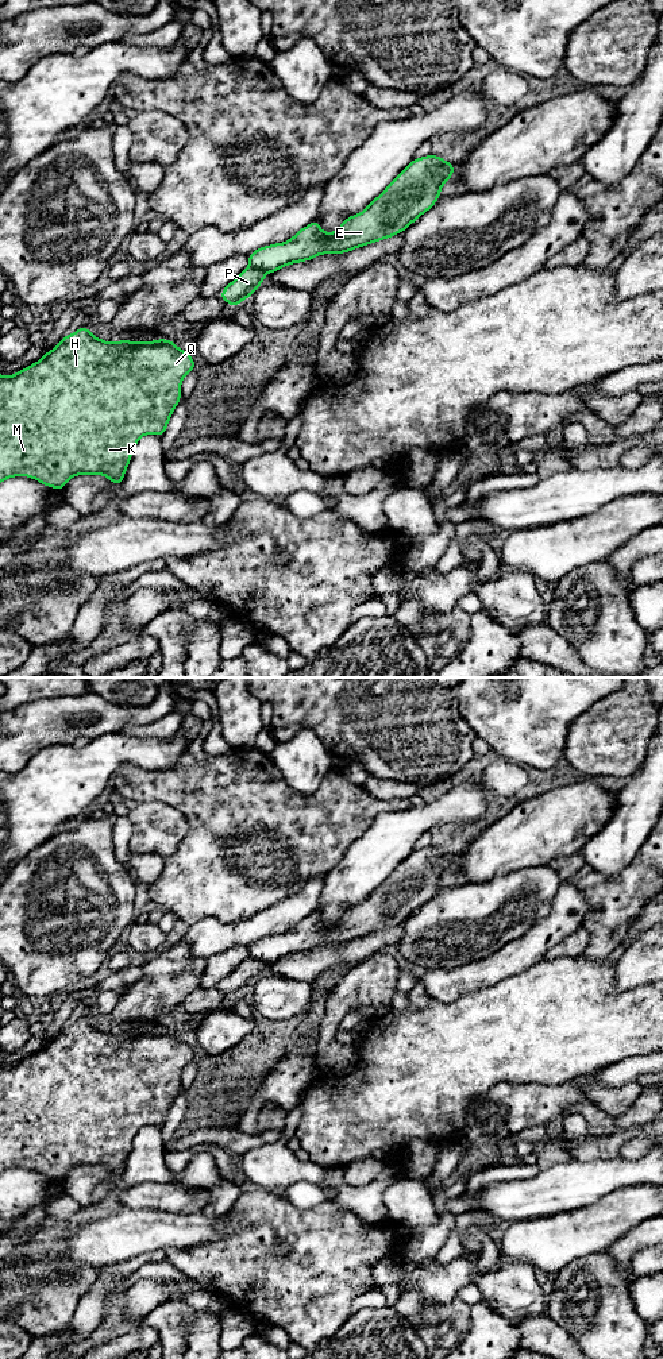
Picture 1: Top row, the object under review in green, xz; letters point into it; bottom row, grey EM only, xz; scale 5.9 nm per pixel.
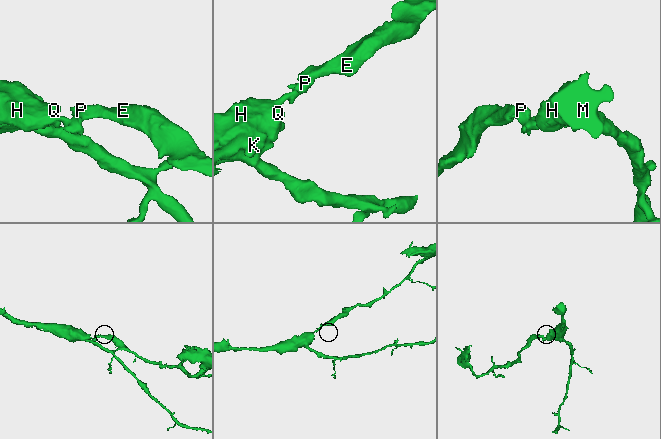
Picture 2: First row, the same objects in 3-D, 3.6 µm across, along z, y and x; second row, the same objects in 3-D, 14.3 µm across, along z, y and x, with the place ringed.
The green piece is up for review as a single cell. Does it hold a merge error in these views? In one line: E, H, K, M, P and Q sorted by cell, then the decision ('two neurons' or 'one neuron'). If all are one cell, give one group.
groups E / H K M P Q; two neurons

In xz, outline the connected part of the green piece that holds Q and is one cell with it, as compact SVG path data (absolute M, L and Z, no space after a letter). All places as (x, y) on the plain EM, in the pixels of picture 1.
M82 1018L34 1055L8 1067L0 1066L0 1174L28 1167L62 1181L77 1166L104 1166L116 1177L124 1170L136 1134L144 1126L162 1127L181 1092L184 1067L194 1061L192 1047L171 1031L119 1031L109 1034Z

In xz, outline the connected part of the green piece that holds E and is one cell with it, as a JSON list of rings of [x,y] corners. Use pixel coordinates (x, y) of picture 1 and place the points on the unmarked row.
[[[432,845],[413,850],[365,902],[347,908],[335,923],[323,923],[315,911],[285,934],[255,941],[248,946],[248,954],[267,965],[321,945],[344,945],[404,923],[435,896],[454,862],[452,854]]]

